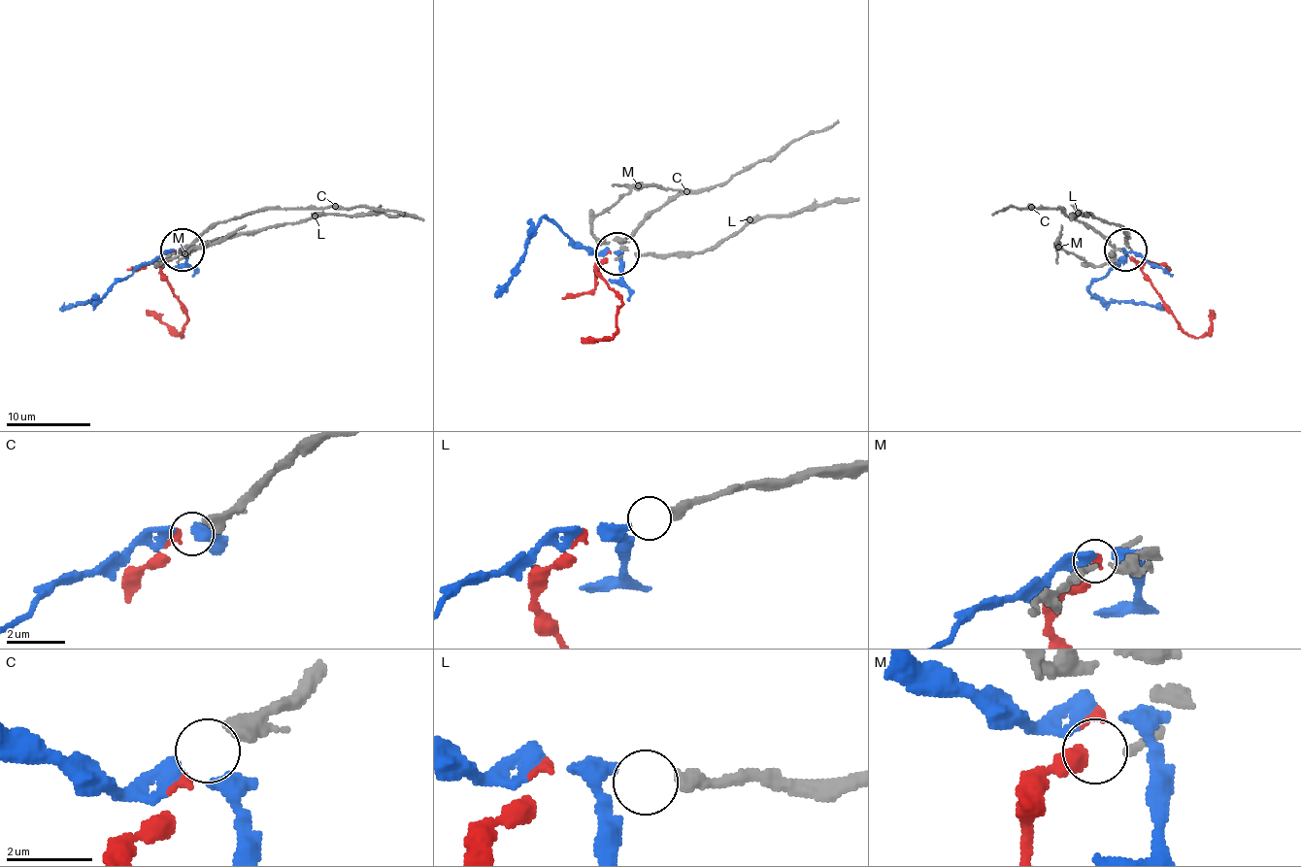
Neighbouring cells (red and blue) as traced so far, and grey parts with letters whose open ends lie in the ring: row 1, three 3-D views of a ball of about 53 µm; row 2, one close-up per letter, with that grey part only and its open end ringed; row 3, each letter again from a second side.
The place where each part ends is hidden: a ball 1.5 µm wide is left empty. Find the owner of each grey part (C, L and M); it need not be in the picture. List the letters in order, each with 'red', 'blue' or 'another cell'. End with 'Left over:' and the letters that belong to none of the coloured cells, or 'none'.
C: red
L: blue
M: another cell
Left over: M

